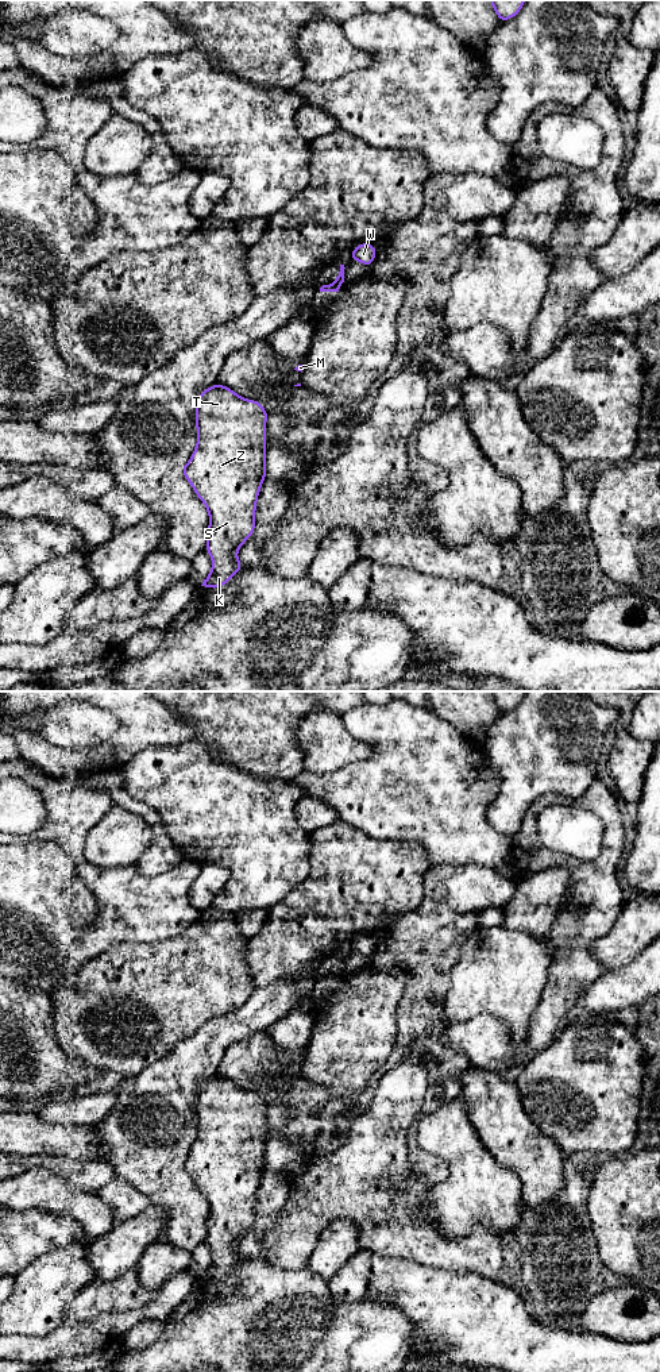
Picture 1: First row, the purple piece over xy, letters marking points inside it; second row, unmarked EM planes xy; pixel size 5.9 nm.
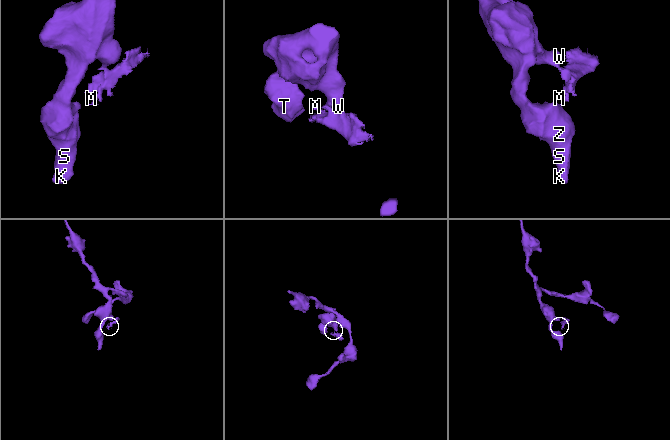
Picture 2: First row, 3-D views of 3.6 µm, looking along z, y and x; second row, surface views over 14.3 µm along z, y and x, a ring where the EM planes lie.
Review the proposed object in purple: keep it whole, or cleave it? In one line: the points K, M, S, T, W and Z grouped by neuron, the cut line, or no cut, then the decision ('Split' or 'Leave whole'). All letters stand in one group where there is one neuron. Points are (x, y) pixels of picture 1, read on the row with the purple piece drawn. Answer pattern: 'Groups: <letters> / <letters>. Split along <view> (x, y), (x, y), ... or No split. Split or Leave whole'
Groups: K S T W Z / M. Split along xy (334, 282), (340, 285). Split

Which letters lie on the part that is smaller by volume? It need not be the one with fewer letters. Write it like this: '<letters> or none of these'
M

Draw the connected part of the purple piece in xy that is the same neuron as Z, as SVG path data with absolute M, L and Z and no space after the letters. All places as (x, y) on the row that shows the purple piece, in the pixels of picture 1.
M220 384L201 390L196 401L197 443L181 470L209 514L205 550L212 567L201 586L219 589L244 567L238 551L255 531L258 496L266 479L267 417L259 401L243 398Z

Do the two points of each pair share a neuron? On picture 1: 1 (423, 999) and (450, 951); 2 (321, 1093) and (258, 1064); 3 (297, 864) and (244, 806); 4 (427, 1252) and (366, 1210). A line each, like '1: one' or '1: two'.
1: one
2: one
3: one
4: one

